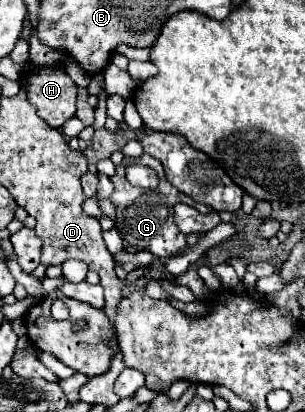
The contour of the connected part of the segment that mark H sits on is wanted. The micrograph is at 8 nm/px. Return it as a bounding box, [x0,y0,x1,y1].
[27,66,77,128]

